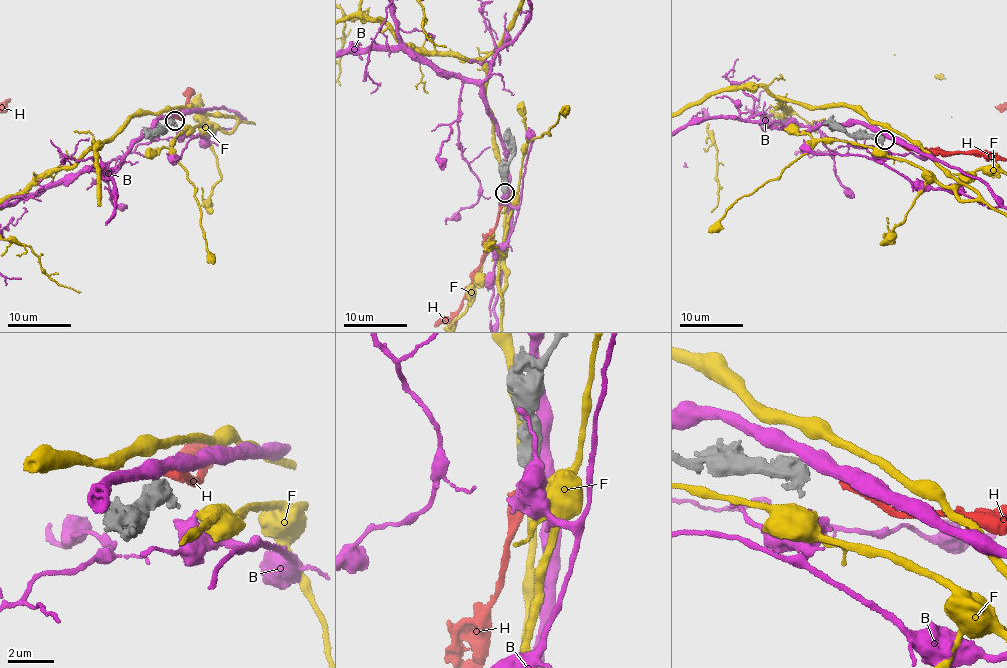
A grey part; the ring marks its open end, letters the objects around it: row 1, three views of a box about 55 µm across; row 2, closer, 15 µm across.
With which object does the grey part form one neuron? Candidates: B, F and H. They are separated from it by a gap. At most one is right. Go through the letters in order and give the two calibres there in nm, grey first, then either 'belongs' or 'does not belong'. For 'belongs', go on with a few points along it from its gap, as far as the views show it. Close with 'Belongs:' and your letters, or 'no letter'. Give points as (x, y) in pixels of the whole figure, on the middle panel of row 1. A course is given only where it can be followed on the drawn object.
B: calibres 550 and 550 nm; does not belong
F: calibres 550 and 700 nm; does not belong
H: calibres 550 and 650 nm; belongs
Belongs: H

